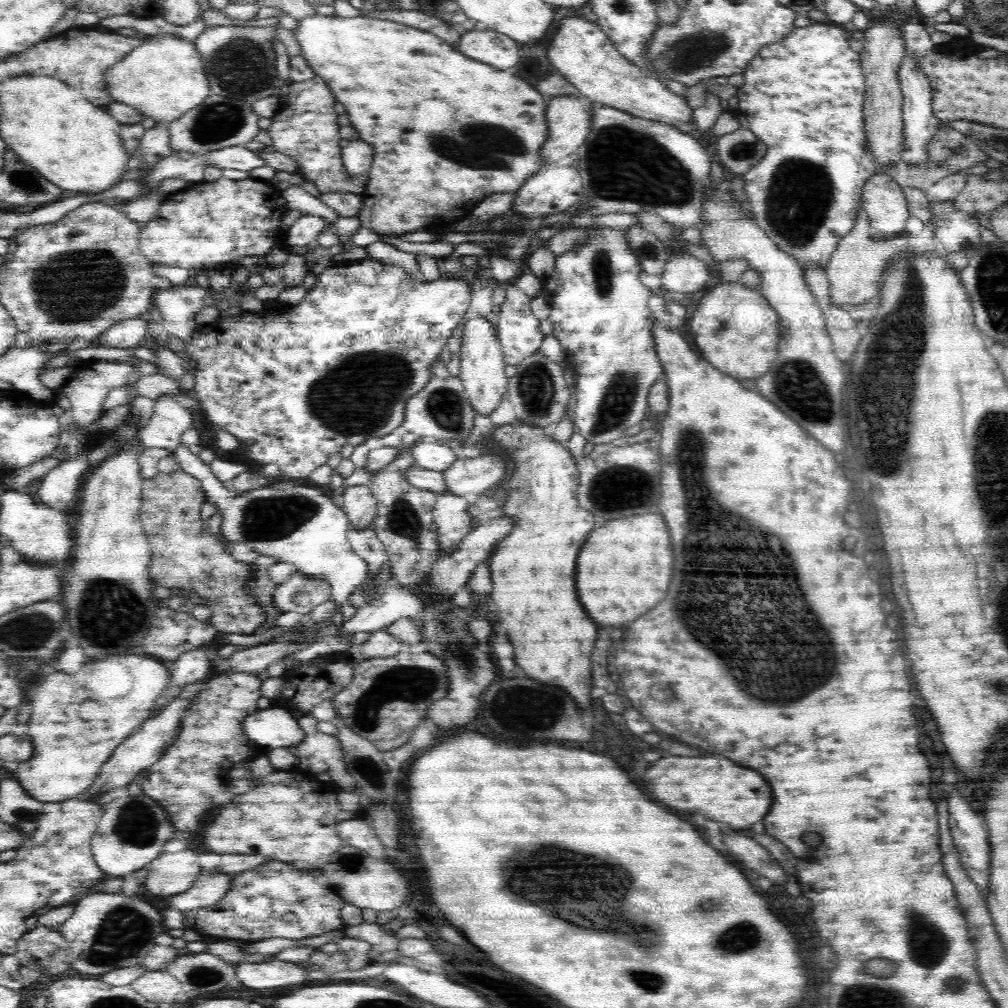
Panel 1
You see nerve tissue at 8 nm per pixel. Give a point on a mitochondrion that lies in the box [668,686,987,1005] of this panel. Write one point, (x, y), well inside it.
(928, 942)

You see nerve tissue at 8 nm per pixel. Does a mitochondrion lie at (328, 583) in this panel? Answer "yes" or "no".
no

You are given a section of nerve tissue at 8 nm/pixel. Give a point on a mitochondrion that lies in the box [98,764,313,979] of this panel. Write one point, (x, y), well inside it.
(135, 824)

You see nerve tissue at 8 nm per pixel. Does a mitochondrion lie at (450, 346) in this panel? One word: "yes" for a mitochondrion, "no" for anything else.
no

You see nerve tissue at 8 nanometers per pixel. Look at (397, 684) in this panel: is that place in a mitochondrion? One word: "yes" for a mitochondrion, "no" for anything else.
yes

